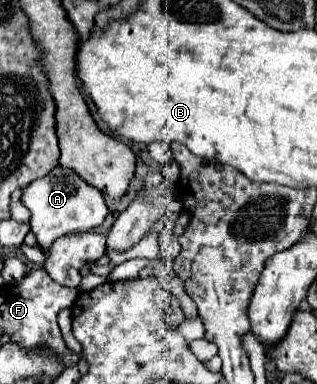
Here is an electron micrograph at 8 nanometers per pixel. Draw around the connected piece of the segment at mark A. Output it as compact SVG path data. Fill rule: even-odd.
M55 166L45 178L33 180L29 186L23 188L21 202L31 212L31 232L35 234L39 246L47 252L53 240L69 234L69 232L87 232L99 226L107 216L105 200L101 198L99 190L89 186L83 178L79 178L73 170L63 166Z

